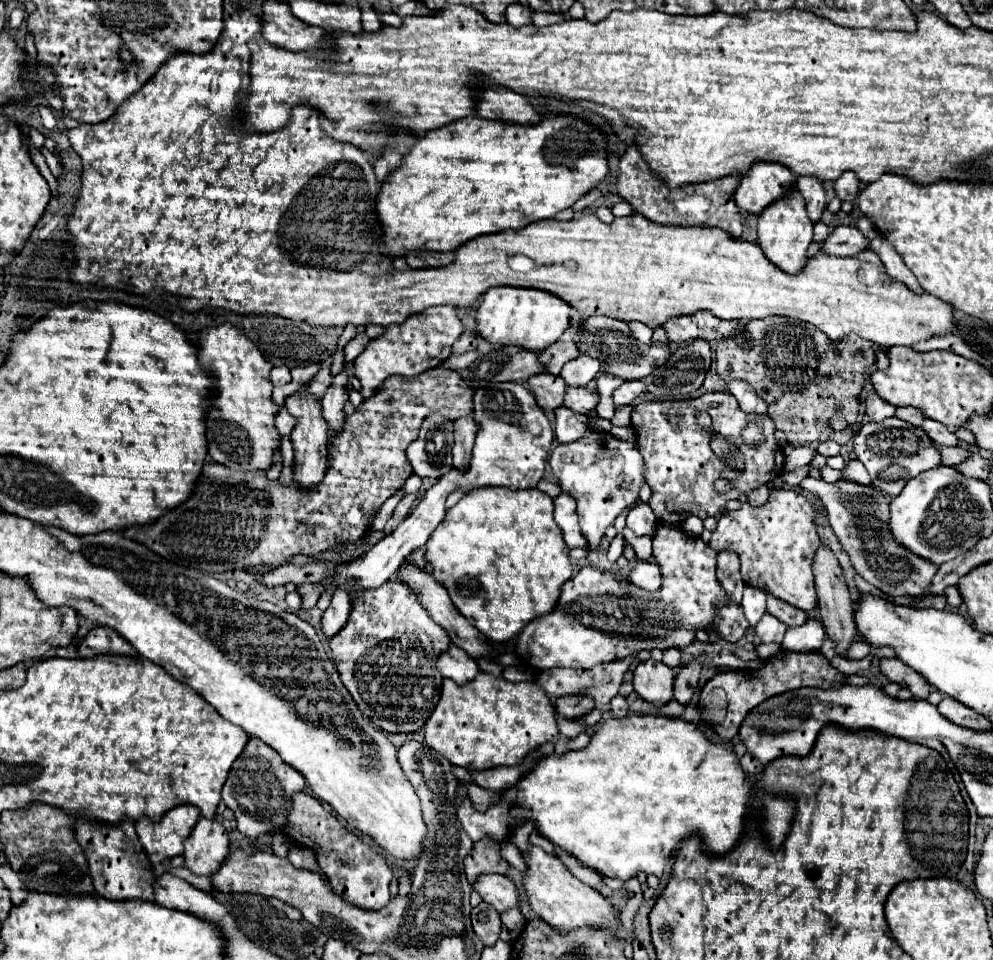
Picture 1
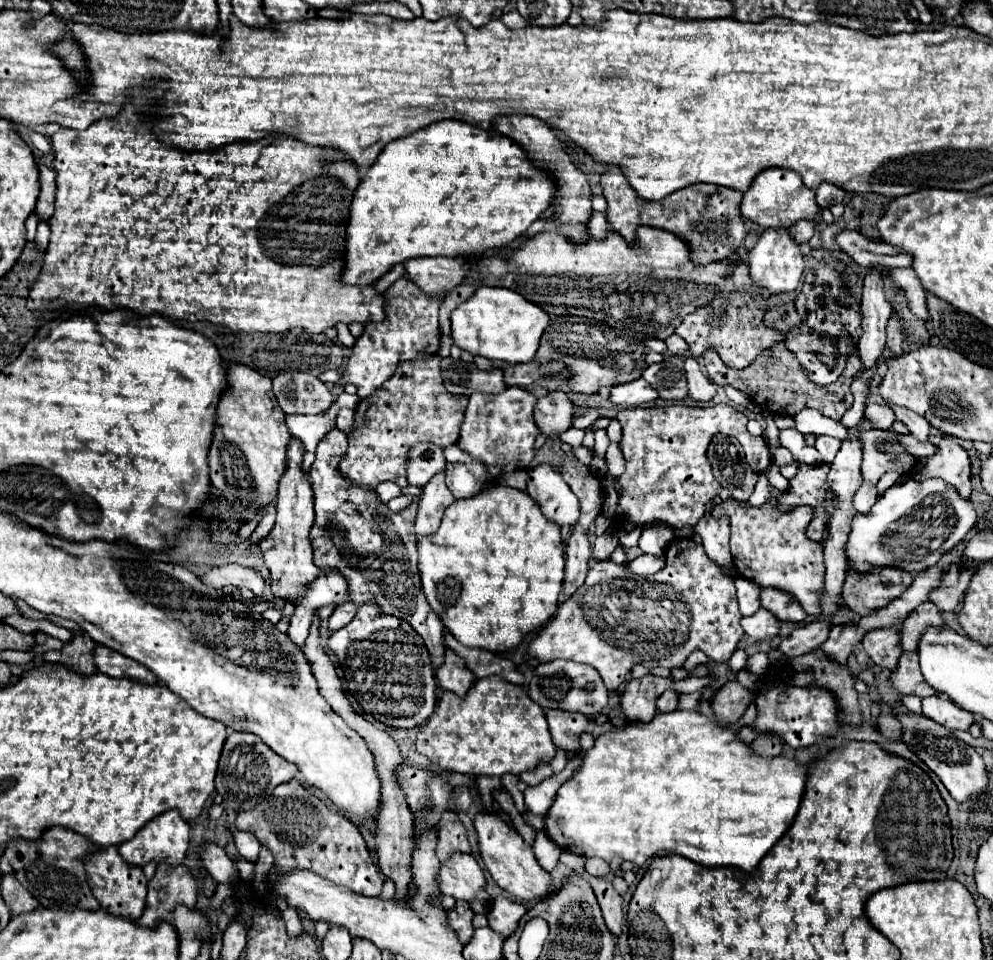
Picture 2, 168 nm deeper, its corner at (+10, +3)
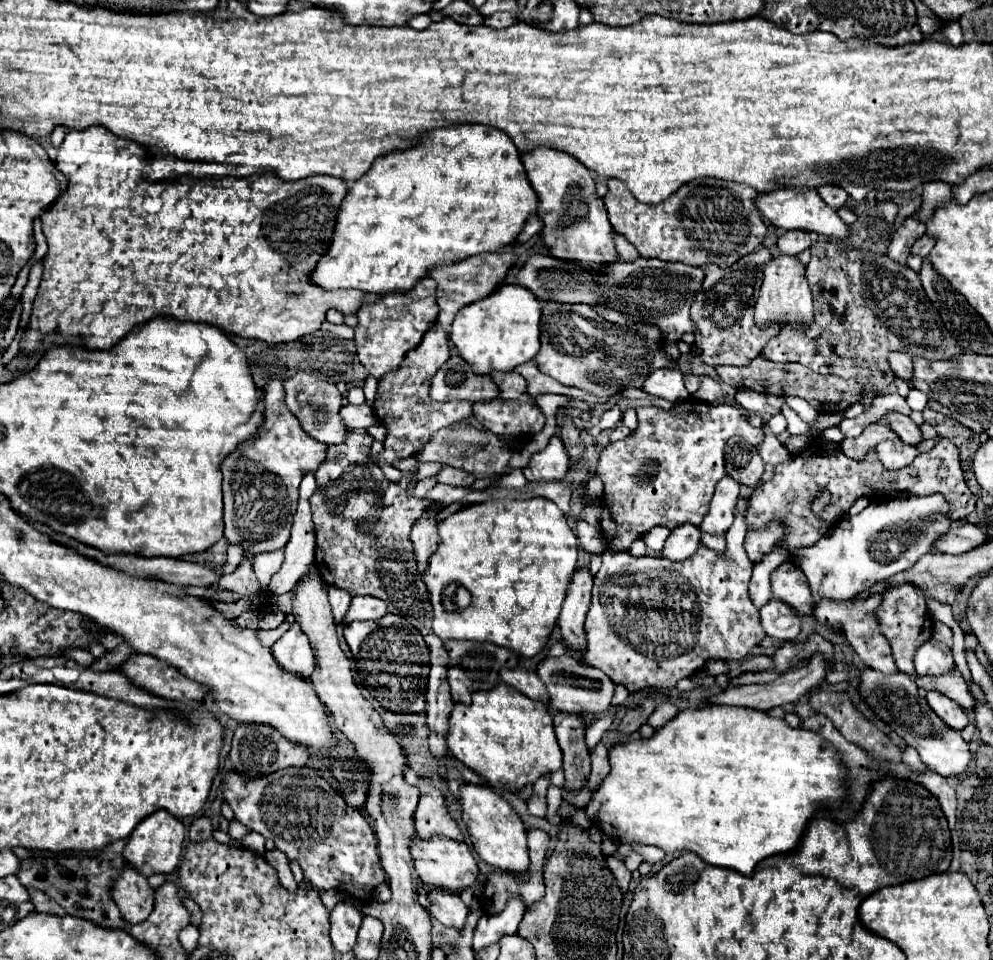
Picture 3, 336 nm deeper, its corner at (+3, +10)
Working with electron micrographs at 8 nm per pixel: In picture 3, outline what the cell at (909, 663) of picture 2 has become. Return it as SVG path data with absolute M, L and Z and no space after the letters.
M957 668L953 672L941 674L941 676L919 676L915 682L917 682L917 686L921 686L925 690L937 690L937 692L945 694L947 698L957 702L967 712L975 708L975 700L969 694L967 682Z

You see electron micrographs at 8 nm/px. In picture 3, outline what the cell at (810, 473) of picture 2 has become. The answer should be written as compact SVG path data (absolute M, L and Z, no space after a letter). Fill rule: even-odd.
M815 436L809 448L773 468L771 482L757 486L749 496L745 496L747 500L745 522L753 530L763 528L771 520L777 520L781 524L785 522L787 542L781 546L785 546L787 550L797 550L803 546L813 546L809 538L819 538L821 534L825 534L825 530L831 530L837 522L841 522L857 498L867 496L869 500L879 500L887 498L893 492L911 492L915 496L941 494L949 504L949 510L945 514L949 520L963 520L975 510L975 496L971 494L971 490L963 480L959 450L947 438L941 438L933 450L917 454L911 466L889 472L877 458L875 450L869 450L861 460L853 460L843 454L841 444ZM821 488L825 488L831 494L831 502L821 514L813 514L811 502Z

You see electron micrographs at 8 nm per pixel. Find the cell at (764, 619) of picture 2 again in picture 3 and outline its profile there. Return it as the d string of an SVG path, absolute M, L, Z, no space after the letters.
M773 598L761 610L761 626L775 640L795 640L801 630L801 618L785 602Z

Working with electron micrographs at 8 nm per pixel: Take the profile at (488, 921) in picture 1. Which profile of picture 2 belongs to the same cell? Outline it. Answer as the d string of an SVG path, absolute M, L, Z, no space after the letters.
M456 901L456 907L450 911L450 925L452 929L458 933L458 939L462 943L468 943L474 935L474 925L472 925L472 919L474 919L474 913L470 909L470 903L466 901Z

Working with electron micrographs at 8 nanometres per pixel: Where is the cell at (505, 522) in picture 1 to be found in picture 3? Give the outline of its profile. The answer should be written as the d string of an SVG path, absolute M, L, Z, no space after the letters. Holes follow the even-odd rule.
M537 498L537 500L529 500L529 502L483 502L481 506L467 506L465 510L451 514L443 522L439 522L437 530L439 530L439 546L437 546L435 554L431 556L431 562L423 574L423 582L427 586L429 600L433 606L433 632L441 640L491 642L497 646L505 646L505 648L509 648L521 656L527 656L527 658L535 656L547 644L547 638L555 628L563 600L567 596L567 586L571 582L571 576L573 576L575 564L577 564L577 536L571 532L565 514L557 506L553 506L553 502L545 502L545 498ZM461 588L465 588L471 594L467 604L459 602L459 590Z

